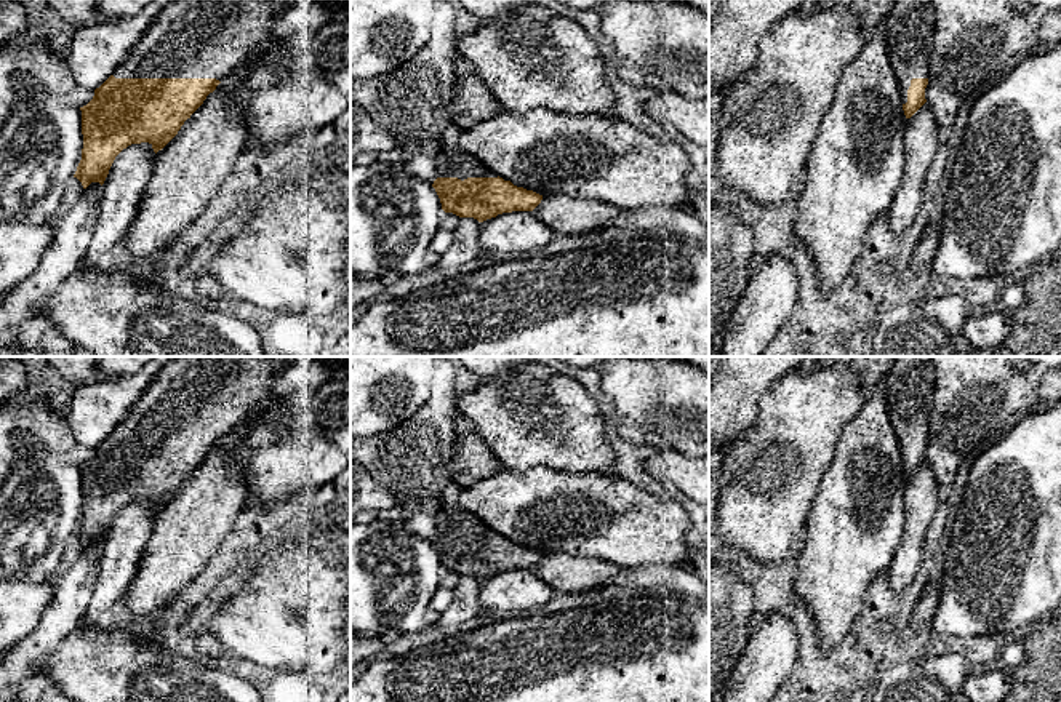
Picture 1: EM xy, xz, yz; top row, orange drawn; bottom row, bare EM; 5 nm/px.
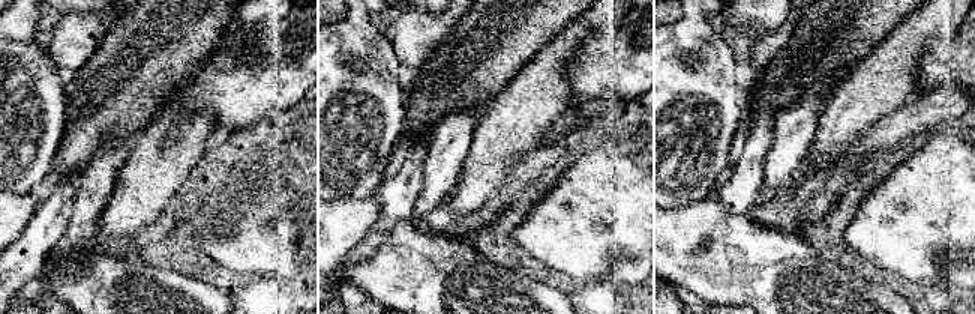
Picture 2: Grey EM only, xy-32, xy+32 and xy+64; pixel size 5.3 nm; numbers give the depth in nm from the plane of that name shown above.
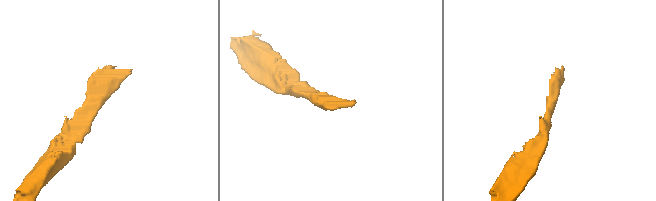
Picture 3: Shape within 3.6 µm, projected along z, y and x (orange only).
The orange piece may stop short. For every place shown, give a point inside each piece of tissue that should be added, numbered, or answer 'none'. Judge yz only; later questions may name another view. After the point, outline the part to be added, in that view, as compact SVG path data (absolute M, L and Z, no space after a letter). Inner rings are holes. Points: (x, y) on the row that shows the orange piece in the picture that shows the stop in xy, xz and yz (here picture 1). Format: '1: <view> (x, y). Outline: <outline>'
1: yz (909, 26). Outline: M895 0L885 19L887 53L903 104L912 78L930 78L935 34L931 0Z

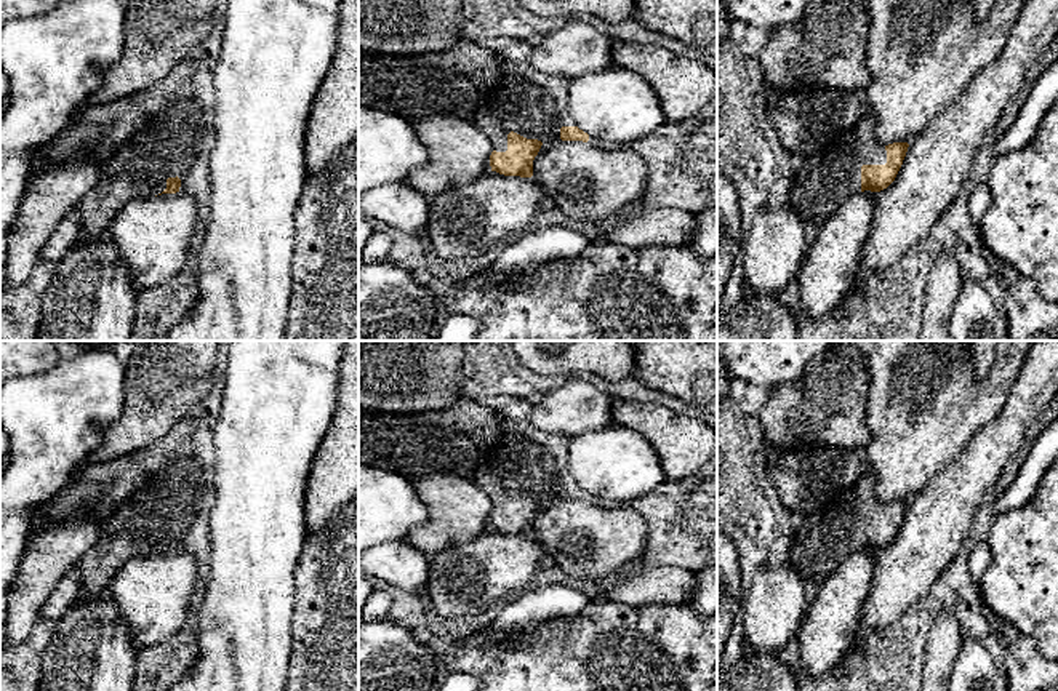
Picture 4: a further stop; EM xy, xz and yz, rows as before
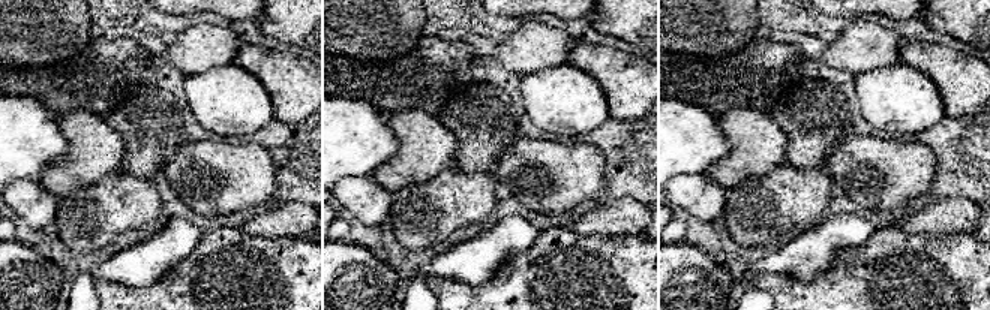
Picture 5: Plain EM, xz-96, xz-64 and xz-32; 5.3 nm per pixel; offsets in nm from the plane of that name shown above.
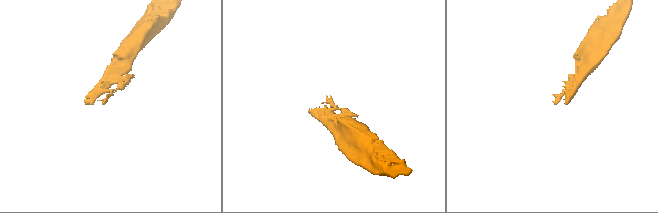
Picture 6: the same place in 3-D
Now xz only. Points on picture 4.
1: xz (525, 101). Outline: M533 67L509 69L496 78L482 96L480 109L474 114L471 123L485 133L496 152L507 150L511 131L544 144L559 141L562 126L576 126L568 110L568 85L562 78L544 75Z

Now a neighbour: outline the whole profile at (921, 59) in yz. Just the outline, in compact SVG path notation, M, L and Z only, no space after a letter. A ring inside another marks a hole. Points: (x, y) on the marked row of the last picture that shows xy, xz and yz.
M868 0L869 21L866 66L871 80L866 107L880 144L911 142L949 104L956 102L970 82L1004 51L1008 34L1026 0L996 0L989 16L978 22L973 0Z

